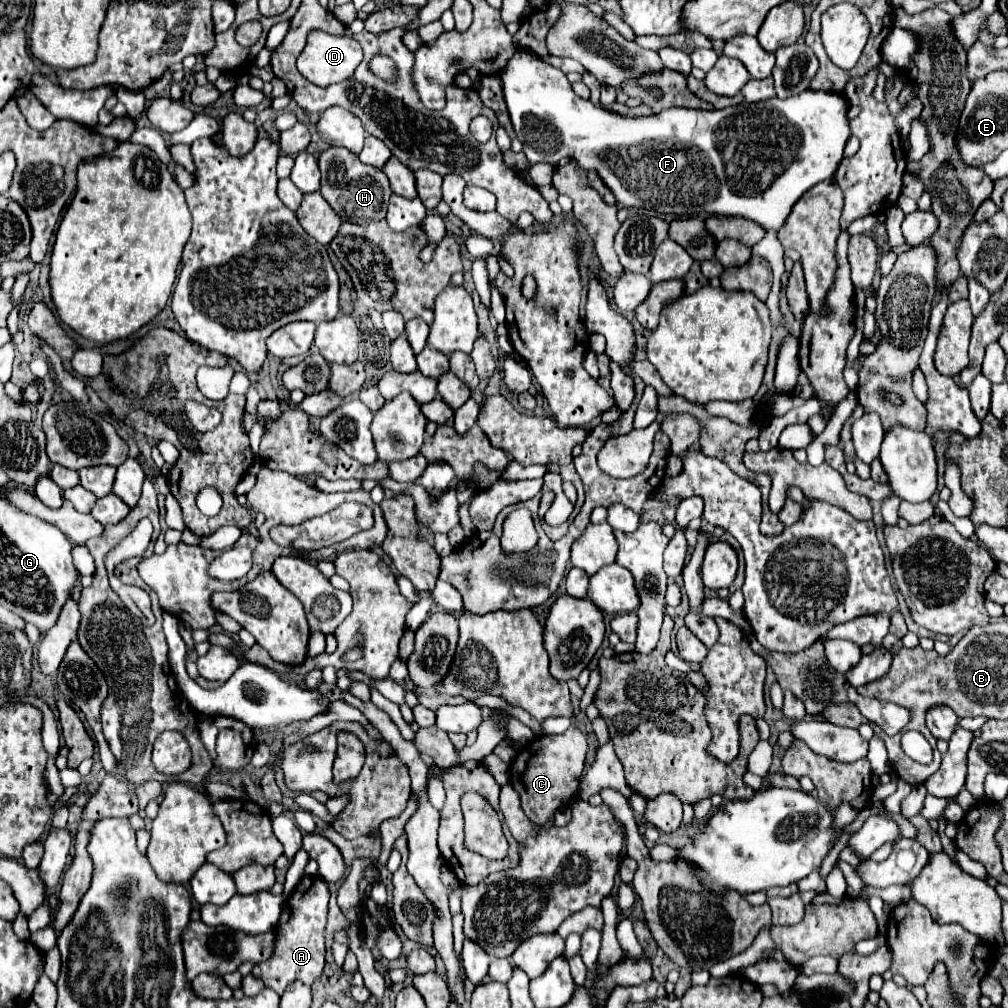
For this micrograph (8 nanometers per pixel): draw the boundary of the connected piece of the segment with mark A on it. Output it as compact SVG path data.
M304 876L292 896L286 900L288 920L278 924L278 940L274 946L274 956L252 968L252 976L260 978L266 988L272 988L278 996L294 980L312 984L320 978L326 966L326 918L328 918L328 884L318 876Z

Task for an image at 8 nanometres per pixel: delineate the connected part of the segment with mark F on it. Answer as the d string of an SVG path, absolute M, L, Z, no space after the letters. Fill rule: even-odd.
M516 50L498 76L502 80L514 132L524 144L524 154L530 162L528 166L536 162L556 166L560 158L570 156L582 168L596 170L604 184L614 192L618 204L626 208L650 208L678 216L694 216L702 212L742 216L758 222L766 230L778 230L794 202L806 190L834 176L850 138L848 100L838 92L806 90L784 100L770 98L754 104L742 102L738 106L710 112L670 108L662 110L658 116L624 118L592 106L590 100L578 98L566 74L546 64L530 50Z

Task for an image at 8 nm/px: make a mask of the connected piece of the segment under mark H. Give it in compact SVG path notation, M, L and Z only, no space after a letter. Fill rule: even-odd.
M330 146L328 150L324 150L318 158L318 164L322 172L320 194L342 220L354 224L370 224L386 216L390 186L386 174L380 168L362 164L356 154L350 154L350 150L340 146Z

